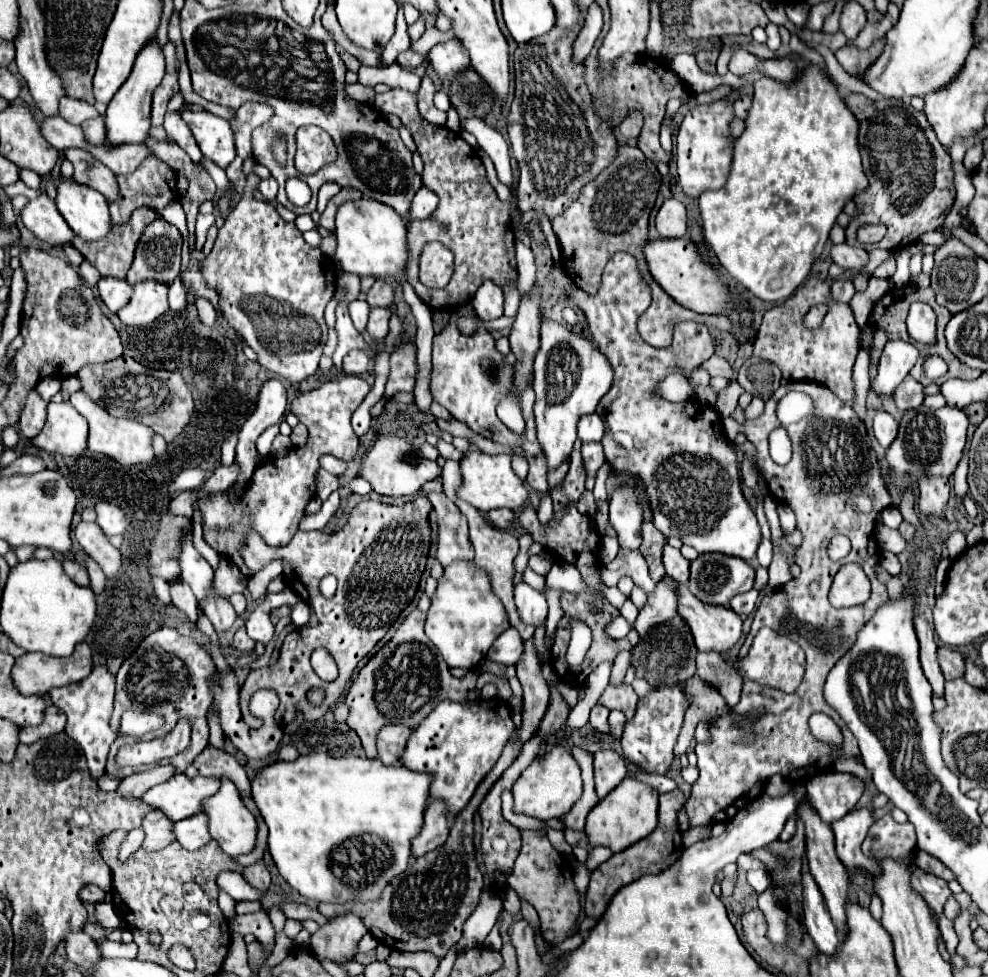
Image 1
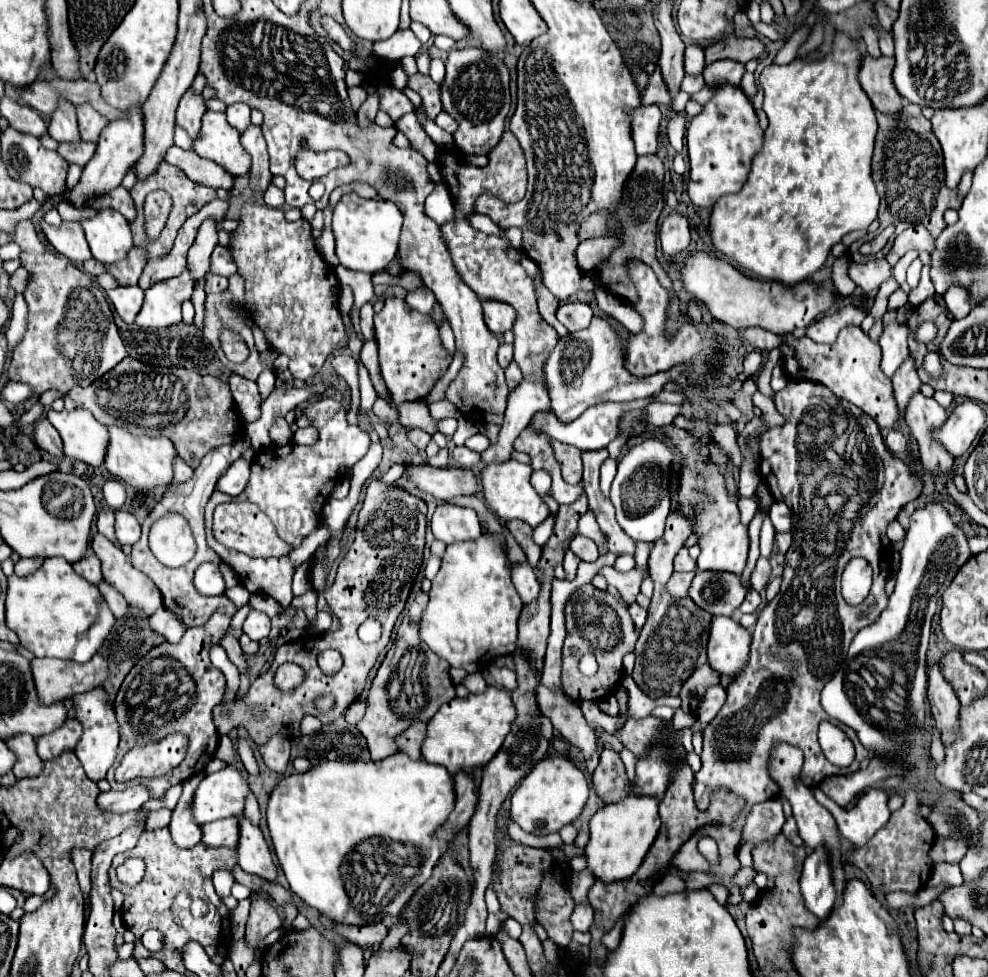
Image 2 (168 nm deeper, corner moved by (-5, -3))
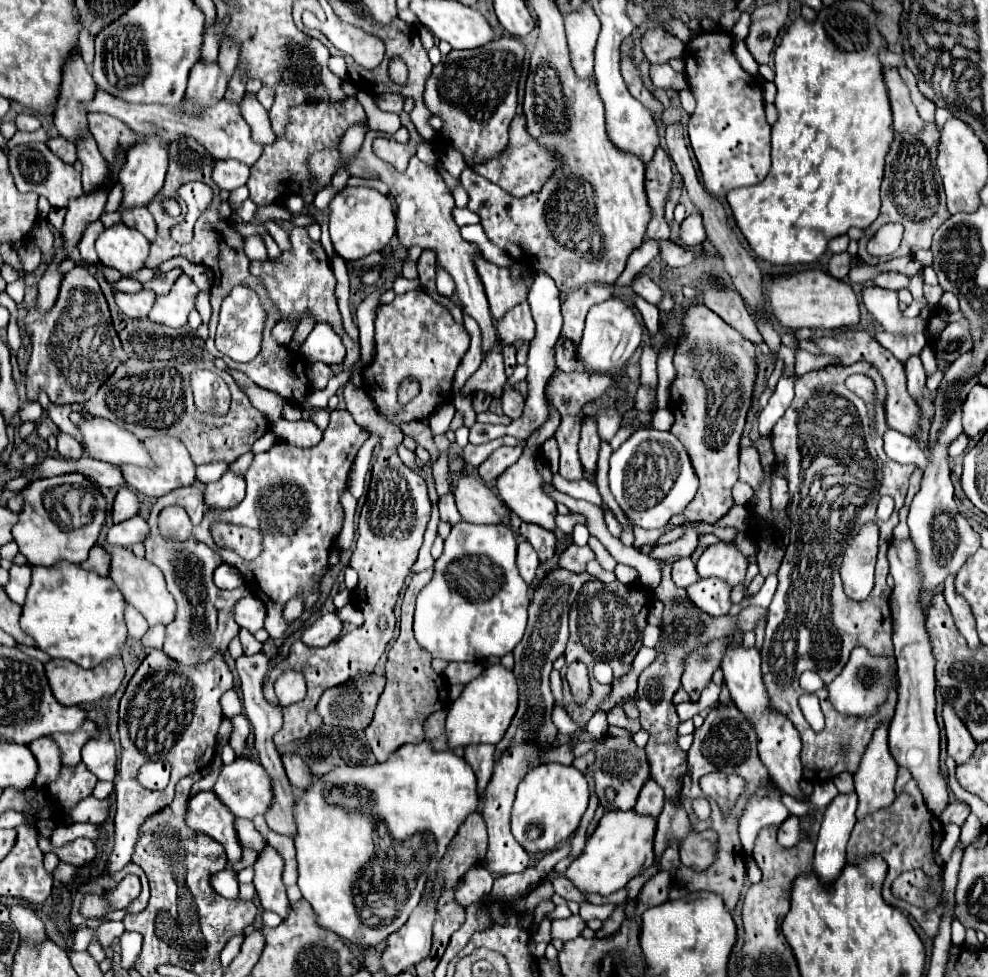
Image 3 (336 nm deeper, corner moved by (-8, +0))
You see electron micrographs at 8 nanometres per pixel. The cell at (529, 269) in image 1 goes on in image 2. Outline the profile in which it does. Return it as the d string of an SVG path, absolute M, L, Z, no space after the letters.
M594 317L590 327L576 333L568 333L566 337L560 337L560 341L550 351L544 363L544 377L548 383L552 413L560 423L570 423L576 417L580 417L588 407L594 407L600 403L632 401L632 399L654 395L662 391L662 387L668 381L688 375L688 367L678 365L678 367L672 367L670 371L656 373L646 379L638 379L626 371L626 367L622 365L622 355L624 353L622 353L620 337L616 335L614 327L600 317Z

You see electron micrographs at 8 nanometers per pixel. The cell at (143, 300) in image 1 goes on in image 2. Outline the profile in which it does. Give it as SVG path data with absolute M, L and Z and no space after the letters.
M188 269L174 279L154 283L150 289L146 289L144 305L134 323L142 329L162 329L182 321L180 303L190 299L192 289L194 279Z

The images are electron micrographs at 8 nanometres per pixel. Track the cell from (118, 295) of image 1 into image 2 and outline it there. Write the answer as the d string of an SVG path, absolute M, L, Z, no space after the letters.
M130 285L130 287L116 287L108 291L110 301L116 307L116 313L122 317L122 321L132 323L134 317L138 315L140 307L142 307L142 299L144 299L144 291L138 285Z

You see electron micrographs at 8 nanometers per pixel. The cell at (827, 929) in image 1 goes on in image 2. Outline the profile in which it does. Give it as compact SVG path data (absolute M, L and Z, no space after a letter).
M816 849L804 861L804 871L800 877L800 891L806 903L806 909L814 913L820 921L826 921L830 915L836 891L832 885L832 869L830 859L824 849Z

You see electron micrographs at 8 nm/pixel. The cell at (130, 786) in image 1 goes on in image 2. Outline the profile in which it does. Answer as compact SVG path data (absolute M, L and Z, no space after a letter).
M128 785L124 791L108 791L98 795L100 809L112 813L128 813L140 809L150 799L150 791L146 785Z

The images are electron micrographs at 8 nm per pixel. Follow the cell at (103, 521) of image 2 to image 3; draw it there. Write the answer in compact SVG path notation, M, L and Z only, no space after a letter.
M121 486L121 490L117 492L115 498L115 506L113 506L113 522L123 522L127 518L133 518L139 514L139 498L135 494L135 490L131 490L129 486Z

